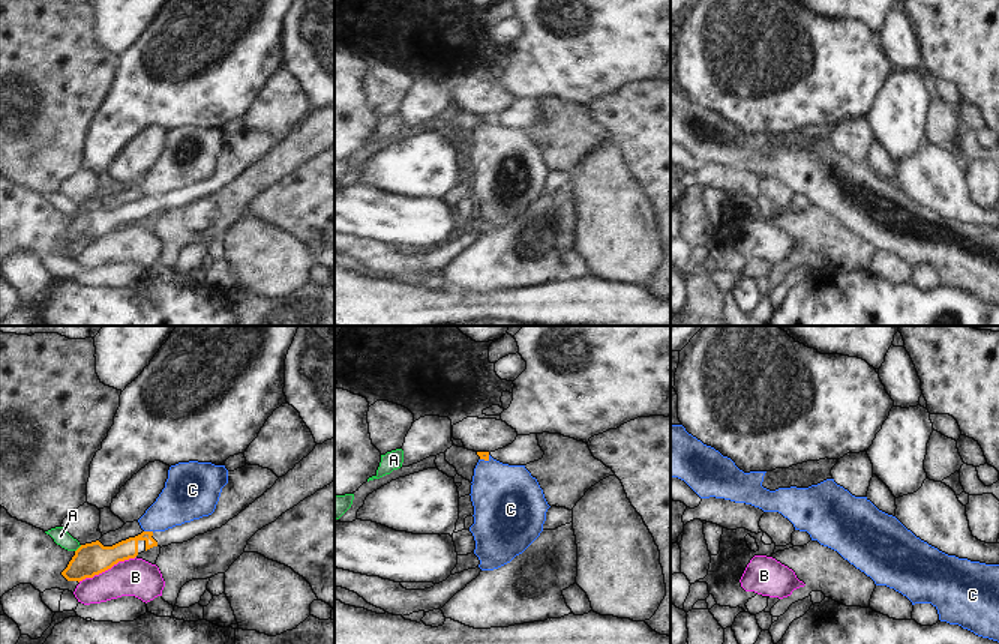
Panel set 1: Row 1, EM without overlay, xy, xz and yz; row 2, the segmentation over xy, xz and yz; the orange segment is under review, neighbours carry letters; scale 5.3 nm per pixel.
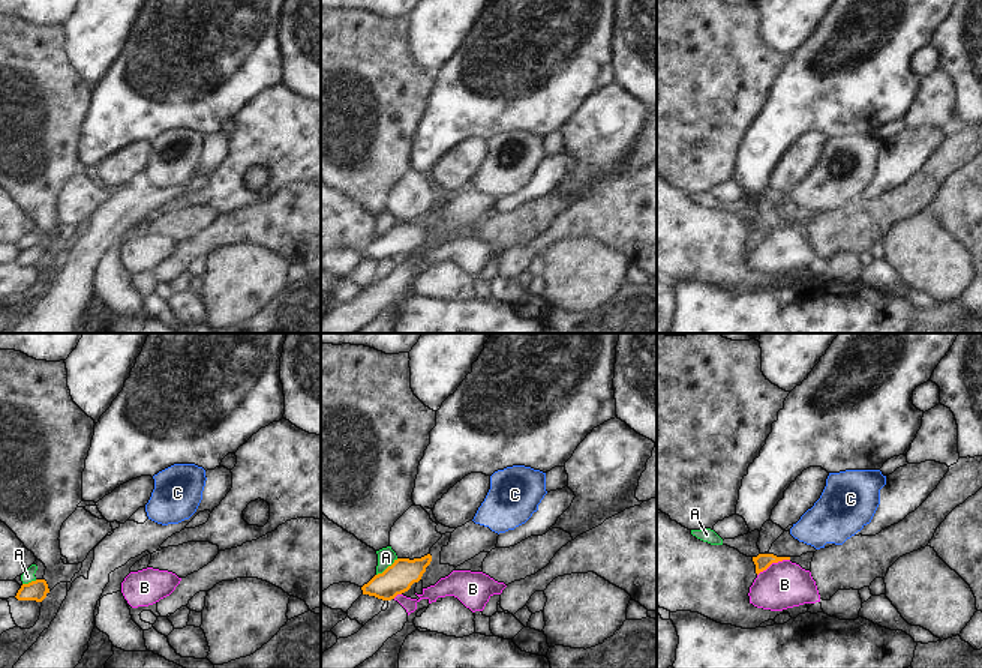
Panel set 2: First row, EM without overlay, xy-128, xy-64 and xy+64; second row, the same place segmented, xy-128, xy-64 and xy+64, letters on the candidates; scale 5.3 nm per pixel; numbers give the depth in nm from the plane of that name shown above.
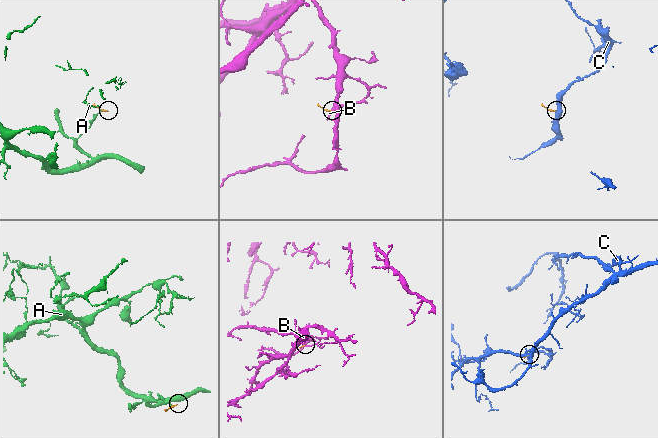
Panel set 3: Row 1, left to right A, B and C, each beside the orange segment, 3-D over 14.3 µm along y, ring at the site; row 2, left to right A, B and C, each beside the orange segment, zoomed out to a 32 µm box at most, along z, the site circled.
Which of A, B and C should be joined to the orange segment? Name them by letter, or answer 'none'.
none

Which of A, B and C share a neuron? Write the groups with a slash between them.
A / B / C

